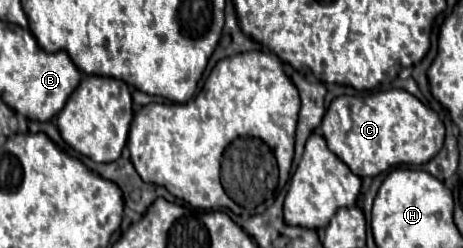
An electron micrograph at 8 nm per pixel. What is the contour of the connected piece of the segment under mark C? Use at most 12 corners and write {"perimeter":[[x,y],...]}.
{"perimeter":[[398,88],[336,98],[328,148],[356,176],[426,164],[438,114]]}

